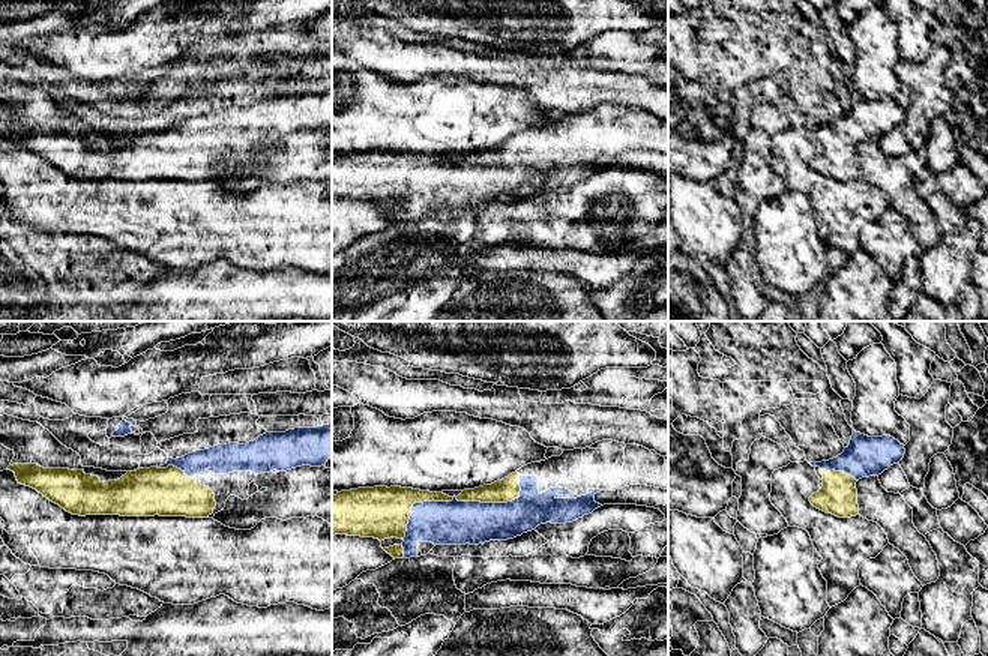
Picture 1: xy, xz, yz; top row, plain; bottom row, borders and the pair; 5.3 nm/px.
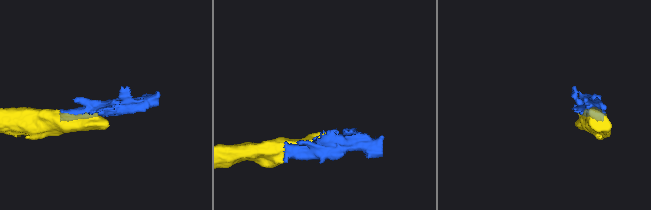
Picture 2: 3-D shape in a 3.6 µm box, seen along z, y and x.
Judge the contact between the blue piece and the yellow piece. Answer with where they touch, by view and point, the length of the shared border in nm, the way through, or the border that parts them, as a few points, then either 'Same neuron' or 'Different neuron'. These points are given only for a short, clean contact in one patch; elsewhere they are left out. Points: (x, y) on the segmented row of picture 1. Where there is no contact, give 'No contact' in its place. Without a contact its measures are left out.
Touches blue at xz (458, 502). Shared border 700 nm. Same neuron

